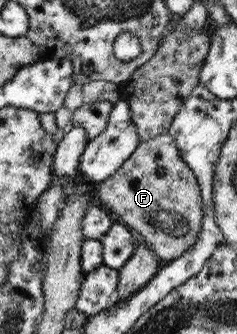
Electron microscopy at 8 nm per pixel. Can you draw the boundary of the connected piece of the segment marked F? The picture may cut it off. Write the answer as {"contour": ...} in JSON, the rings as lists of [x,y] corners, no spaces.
{"contour":[[[168,132],[140,142],[120,169],[100,182],[98,195],[109,213],[116,214],[119,223],[150,245],[163,263],[180,258],[198,240],[205,208],[201,189]]]}

